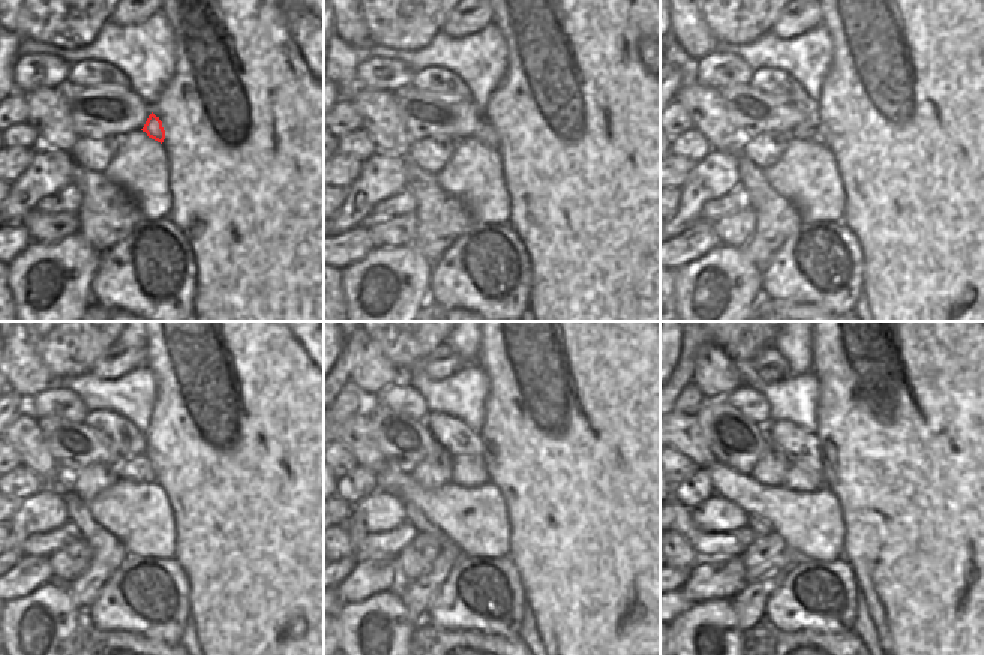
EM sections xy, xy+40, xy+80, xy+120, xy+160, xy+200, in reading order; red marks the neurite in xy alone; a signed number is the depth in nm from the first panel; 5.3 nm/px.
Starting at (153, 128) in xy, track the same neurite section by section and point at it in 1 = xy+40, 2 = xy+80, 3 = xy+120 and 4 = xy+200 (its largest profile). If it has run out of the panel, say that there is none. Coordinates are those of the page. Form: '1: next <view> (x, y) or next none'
1: next xy+40 (486, 135)
2: next xy+80 (812, 131)
3: next xy+120 (135, 468)
4: next xy+200 (795, 479)

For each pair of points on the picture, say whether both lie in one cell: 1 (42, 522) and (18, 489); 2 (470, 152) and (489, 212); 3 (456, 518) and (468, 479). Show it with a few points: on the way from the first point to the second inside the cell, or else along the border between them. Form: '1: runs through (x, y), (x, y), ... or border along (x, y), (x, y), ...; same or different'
1: border along (45, 486), (21, 501); different
2: runs through (473, 167), (482, 191), (488, 197); same
3: border along (450, 482), (467, 488), (488, 483); different

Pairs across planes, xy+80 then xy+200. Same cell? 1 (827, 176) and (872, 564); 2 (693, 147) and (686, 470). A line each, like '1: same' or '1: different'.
1: different
2: different

